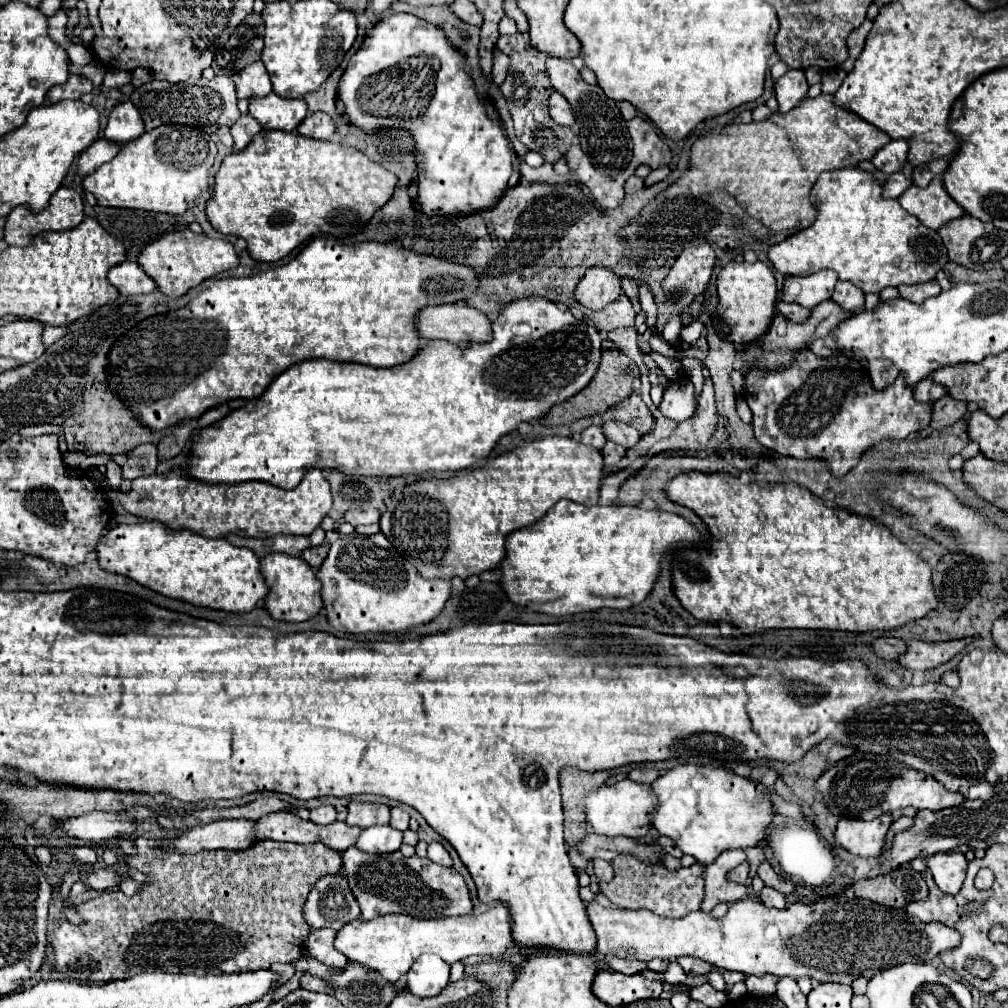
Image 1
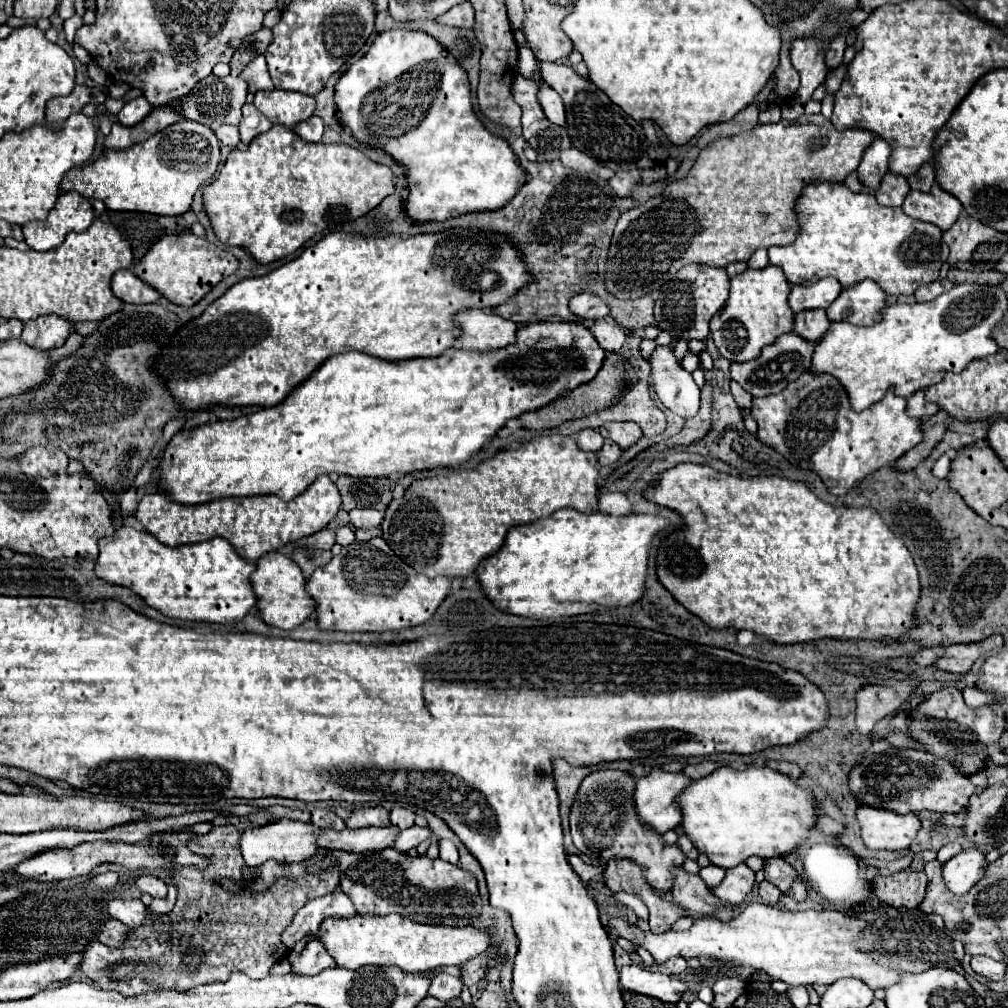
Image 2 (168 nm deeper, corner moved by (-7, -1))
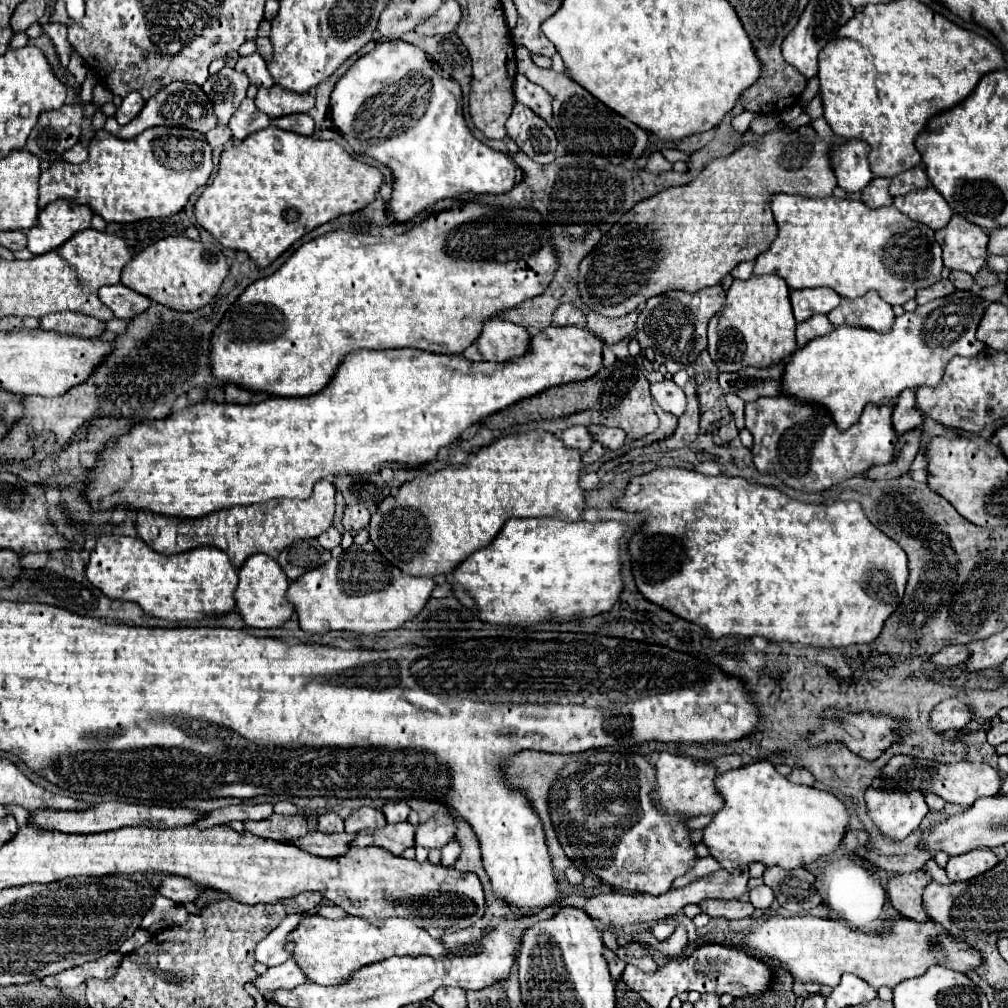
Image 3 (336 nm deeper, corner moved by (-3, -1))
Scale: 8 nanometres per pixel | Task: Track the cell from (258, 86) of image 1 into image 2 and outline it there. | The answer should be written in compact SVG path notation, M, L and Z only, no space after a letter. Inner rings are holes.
M259 55L255 57L243 71L241 71L241 79L245 79L249 83L249 93L257 93L259 89L273 89L273 81L269 77L267 71L267 63L265 57Z

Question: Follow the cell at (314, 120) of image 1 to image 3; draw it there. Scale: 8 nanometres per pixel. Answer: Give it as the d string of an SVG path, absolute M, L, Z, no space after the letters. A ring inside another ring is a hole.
M287 115L287 117L279 117L273 121L275 127L285 129L285 131L293 131L299 135L313 135L315 123L311 121L309 115Z

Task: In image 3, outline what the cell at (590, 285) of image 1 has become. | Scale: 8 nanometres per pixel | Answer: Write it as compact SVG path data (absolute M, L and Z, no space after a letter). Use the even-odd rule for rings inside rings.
M563 303L563 305L559 305L557 307L557 311L555 311L555 319L557 319L557 323L559 325L581 325L581 327L585 327L585 321L587 321L587 317L585 317L585 313L583 311L579 311L573 303Z

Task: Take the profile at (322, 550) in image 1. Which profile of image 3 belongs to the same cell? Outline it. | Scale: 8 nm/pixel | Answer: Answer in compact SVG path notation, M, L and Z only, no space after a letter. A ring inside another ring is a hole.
M307 539L307 541L295 541L283 553L277 557L279 565L283 567L285 575L295 581L303 573L323 565L327 559L331 559L331 553L325 551L317 539Z

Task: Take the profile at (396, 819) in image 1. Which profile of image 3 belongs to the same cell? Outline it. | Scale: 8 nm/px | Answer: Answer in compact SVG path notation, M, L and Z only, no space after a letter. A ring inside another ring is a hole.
M388 800L385 805L383 805L383 815L385 815L387 823L399 823L399 821L405 821L409 813L411 813L411 809L409 809L409 805L407 805L405 800Z

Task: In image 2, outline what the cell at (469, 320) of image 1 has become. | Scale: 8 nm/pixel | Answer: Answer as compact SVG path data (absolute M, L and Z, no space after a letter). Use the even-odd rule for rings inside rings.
M469 309L457 313L461 347L471 351L495 351L517 343L517 325L491 311Z

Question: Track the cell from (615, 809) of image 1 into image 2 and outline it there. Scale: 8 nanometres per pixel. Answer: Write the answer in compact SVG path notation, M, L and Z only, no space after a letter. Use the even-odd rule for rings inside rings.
M653 767L647 777L641 777L637 781L637 787L635 787L635 805L641 821L659 835L675 829L681 823L681 815L679 815L681 809L679 809L677 797L687 789L689 781L691 779L685 773L671 773L671 771L665 771L663 767Z

